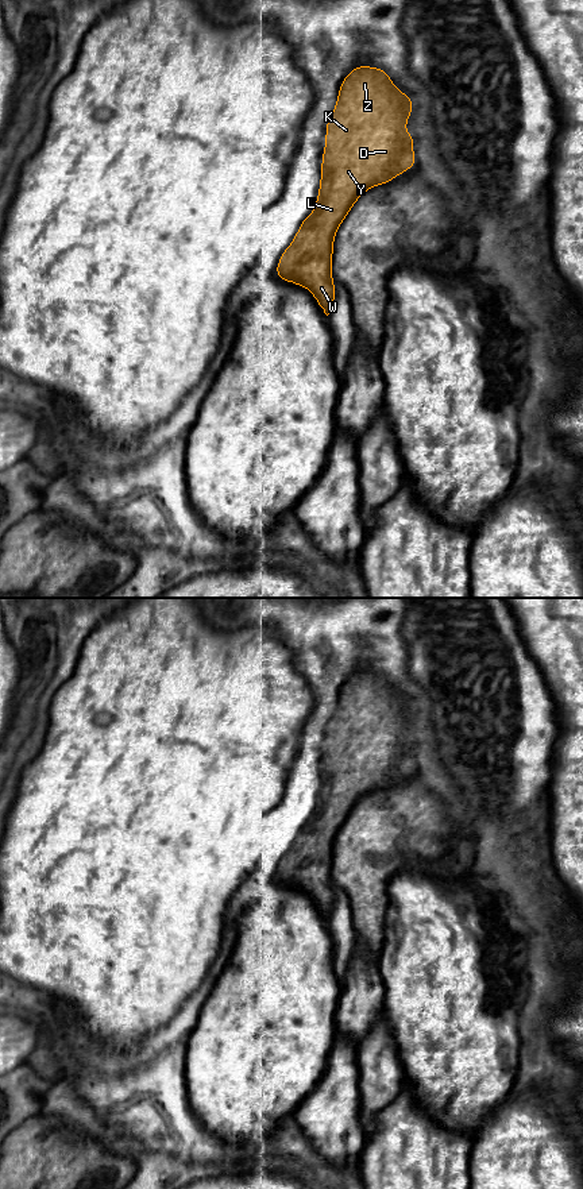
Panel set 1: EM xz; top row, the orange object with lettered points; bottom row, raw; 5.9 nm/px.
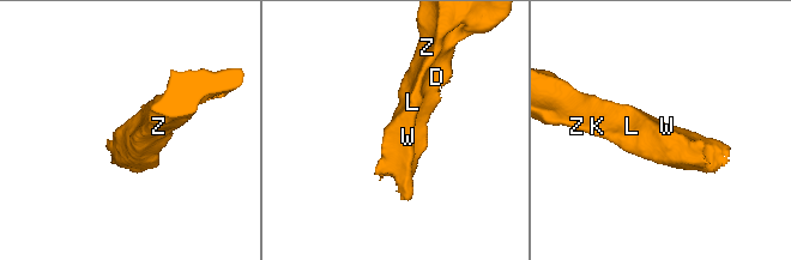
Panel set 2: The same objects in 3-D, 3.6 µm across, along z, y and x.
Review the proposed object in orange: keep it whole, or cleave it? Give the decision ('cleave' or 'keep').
keep

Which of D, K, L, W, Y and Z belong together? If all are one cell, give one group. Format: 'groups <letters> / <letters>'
groups D K L W Y Z

